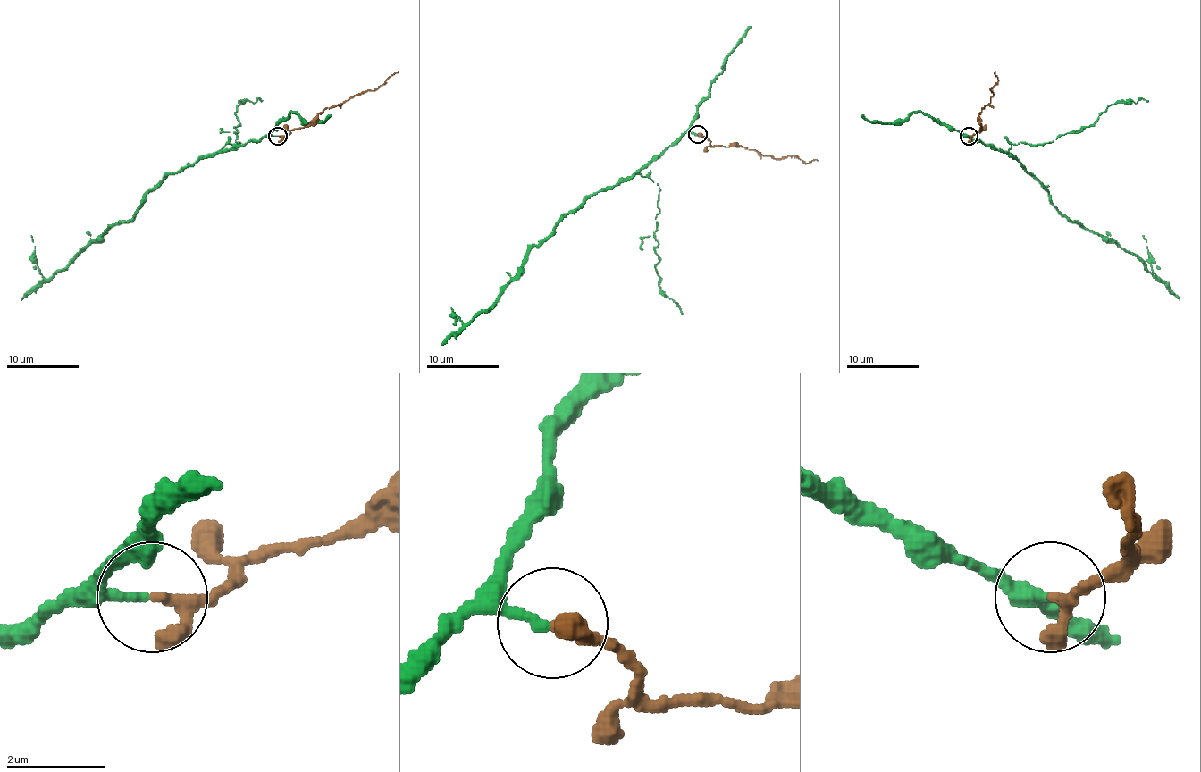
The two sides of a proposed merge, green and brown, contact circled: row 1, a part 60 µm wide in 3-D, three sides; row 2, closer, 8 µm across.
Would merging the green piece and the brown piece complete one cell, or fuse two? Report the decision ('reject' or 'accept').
accept

